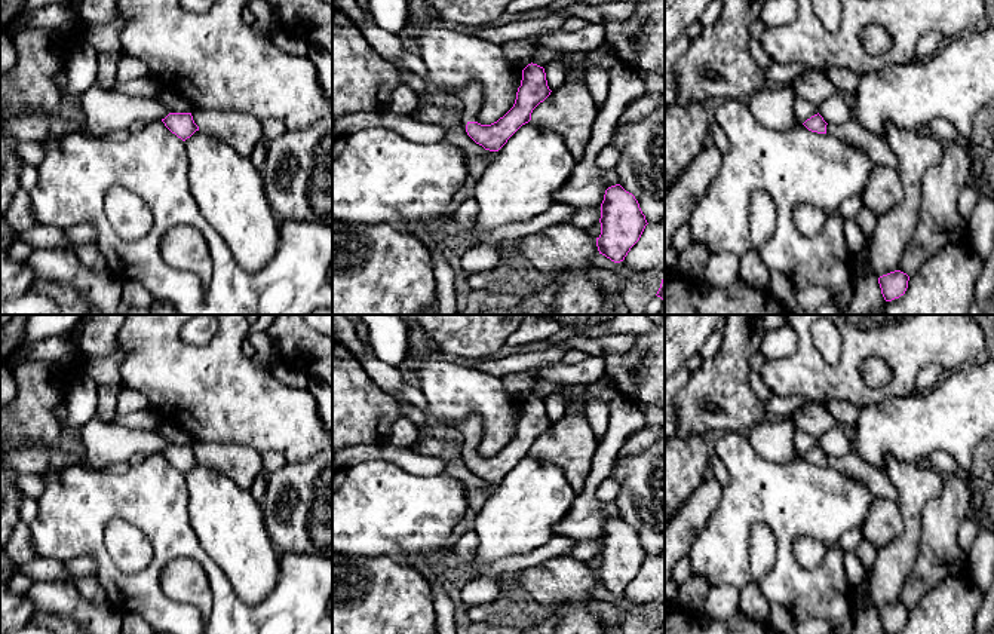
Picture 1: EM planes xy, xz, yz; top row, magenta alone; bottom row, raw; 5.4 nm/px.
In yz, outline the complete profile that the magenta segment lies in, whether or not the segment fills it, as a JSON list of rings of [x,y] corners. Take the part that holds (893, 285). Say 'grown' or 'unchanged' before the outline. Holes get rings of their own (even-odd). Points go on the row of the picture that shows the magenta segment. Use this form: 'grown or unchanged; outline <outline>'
unchanged; outline [[[901,270],[890,272],[878,278],[881,294],[886,301],[892,301],[905,294],[909,276]]]

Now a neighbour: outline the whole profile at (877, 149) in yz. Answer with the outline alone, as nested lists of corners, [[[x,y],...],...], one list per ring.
[[[849,120],[843,125],[826,125],[826,134],[862,150],[874,165],[898,168],[898,159],[886,138],[868,132],[858,122]]]

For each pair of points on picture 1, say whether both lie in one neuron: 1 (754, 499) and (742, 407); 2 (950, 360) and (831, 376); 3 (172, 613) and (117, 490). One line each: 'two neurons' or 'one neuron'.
1: two neurons
2: one neuron
3: one neuron

